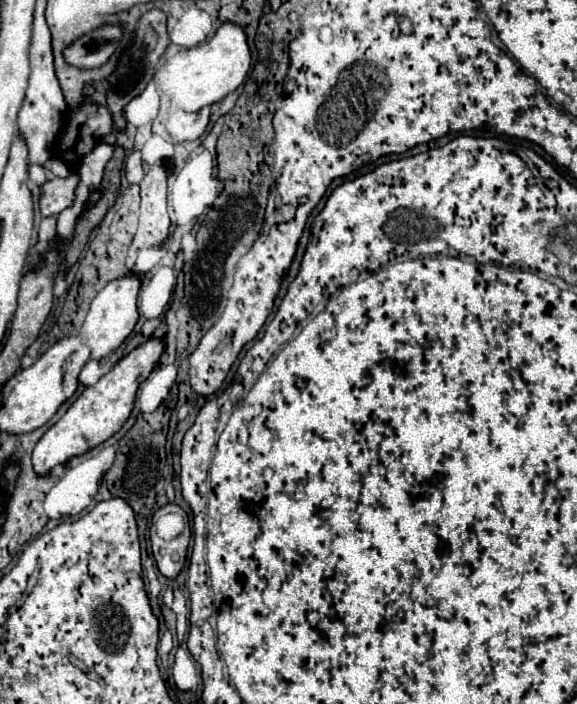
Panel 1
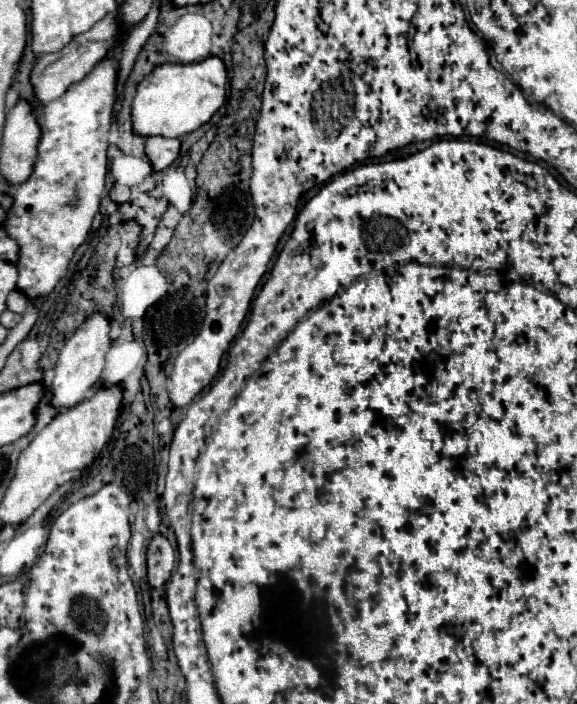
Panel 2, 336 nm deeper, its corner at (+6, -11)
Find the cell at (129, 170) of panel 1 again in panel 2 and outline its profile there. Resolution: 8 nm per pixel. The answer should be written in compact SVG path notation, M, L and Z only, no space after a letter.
M113 184L111 192L109 192L109 198L115 202L115 204L123 204L129 200L129 188L127 186L121 186L121 184Z

